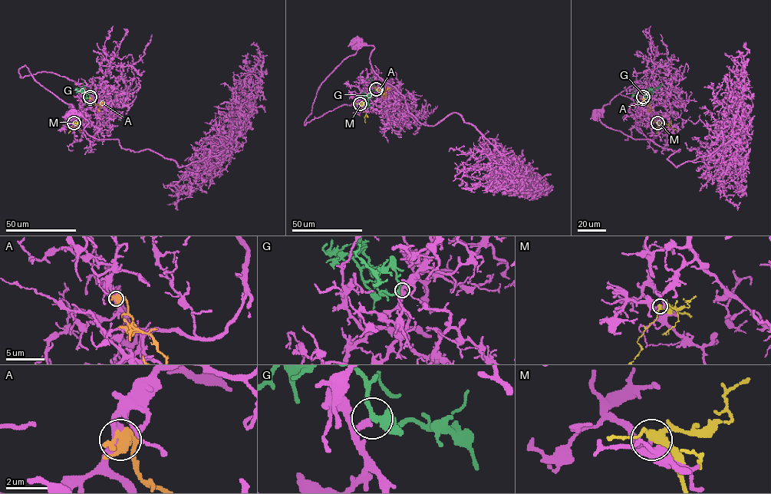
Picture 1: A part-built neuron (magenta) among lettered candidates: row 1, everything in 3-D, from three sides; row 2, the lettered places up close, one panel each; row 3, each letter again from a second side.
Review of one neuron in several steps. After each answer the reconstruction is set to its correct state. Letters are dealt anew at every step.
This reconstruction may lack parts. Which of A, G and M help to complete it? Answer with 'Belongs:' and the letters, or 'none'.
Belongs: G

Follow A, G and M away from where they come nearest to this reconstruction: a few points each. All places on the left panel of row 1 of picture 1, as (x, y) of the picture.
A: (90, 98), (100, 107), (97, 110), (99, 109)
G: (90, 97), (83, 95), (83, 82)
M: (74, 122), (80, 125), (80, 131)

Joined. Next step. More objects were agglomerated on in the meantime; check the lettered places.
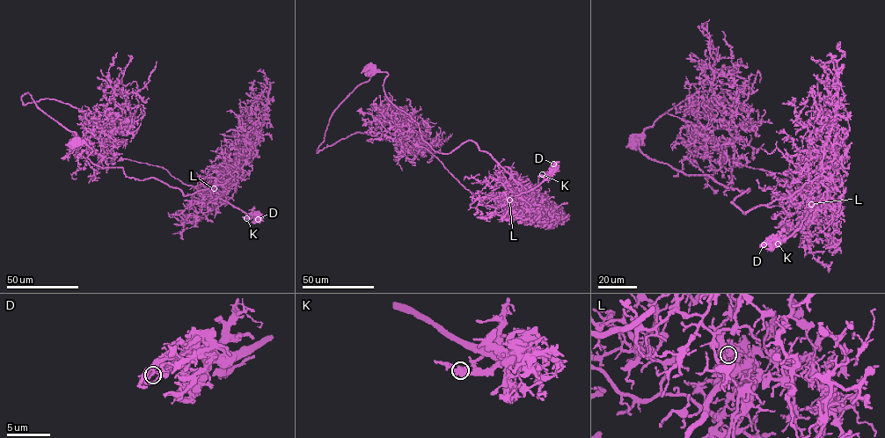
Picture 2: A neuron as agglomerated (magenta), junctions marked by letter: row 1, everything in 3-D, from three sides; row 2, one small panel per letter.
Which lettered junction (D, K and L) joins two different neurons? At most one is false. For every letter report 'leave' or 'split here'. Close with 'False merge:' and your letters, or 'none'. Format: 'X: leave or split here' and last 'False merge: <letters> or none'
D: leave
K: leave
L: split here
False merge: L

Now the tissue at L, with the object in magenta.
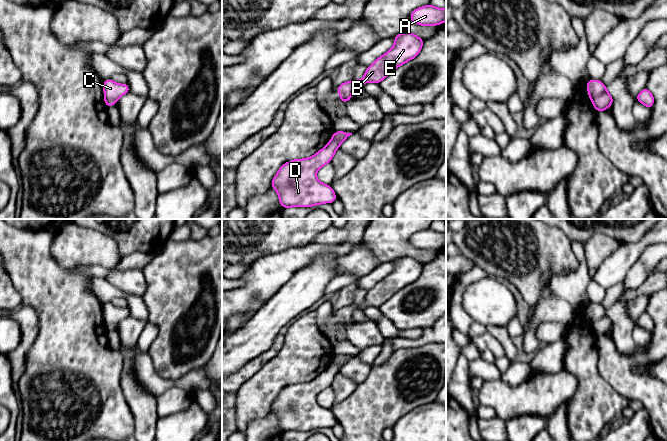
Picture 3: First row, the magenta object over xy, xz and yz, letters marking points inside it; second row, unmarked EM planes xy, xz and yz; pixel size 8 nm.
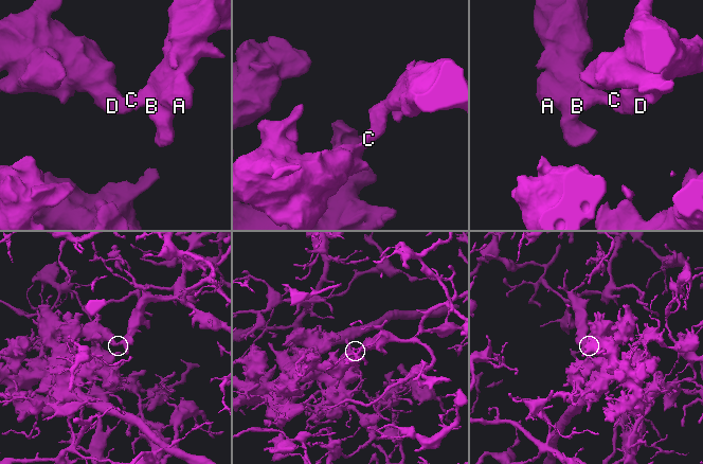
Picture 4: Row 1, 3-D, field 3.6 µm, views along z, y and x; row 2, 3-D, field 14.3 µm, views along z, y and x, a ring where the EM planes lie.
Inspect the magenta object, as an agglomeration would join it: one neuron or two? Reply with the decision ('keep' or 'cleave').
cleave

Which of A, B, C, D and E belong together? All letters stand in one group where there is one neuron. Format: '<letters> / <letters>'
A B C E / D

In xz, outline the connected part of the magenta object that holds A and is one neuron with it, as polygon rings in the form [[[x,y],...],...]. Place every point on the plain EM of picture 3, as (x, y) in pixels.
[[[431,228],[412,235],[410,244],[422,250],[441,249],[446,245],[446,232],[437,232]]]

